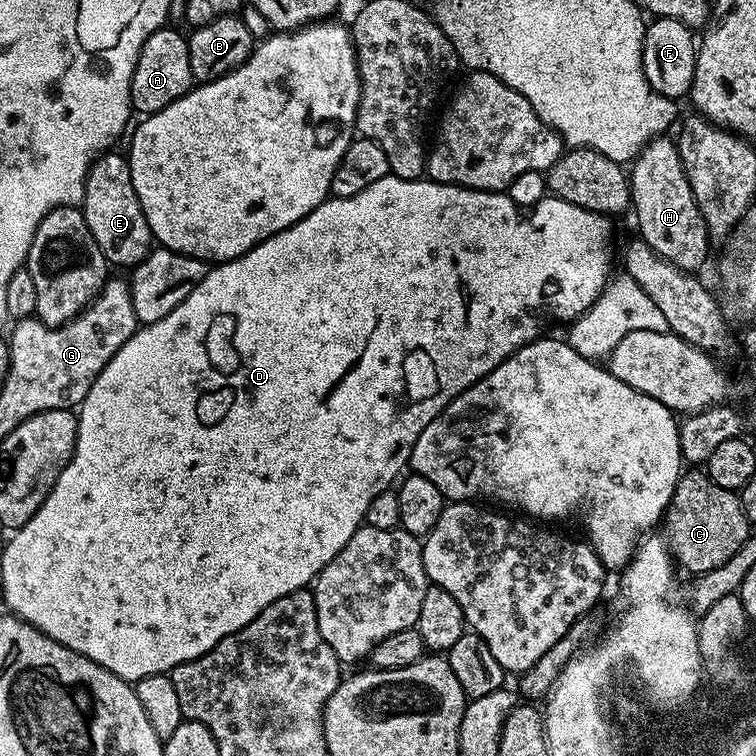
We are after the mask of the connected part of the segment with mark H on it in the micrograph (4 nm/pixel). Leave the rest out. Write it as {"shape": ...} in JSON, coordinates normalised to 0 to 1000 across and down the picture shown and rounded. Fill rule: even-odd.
{"shape":[[[866,183],[845,201],[833,217],[833,242],[836,245],[835,279],[841,279],[841,296],[847,300],[845,316],[853,317],[876,341],[881,341],[903,360],[919,361],[937,344],[937,323],[939,313],[937,300],[929,288],[929,278],[918,262],[918,251],[913,249],[913,235],[907,235],[907,225],[902,220],[902,209],[894,197],[894,187],[889,183]]]}

